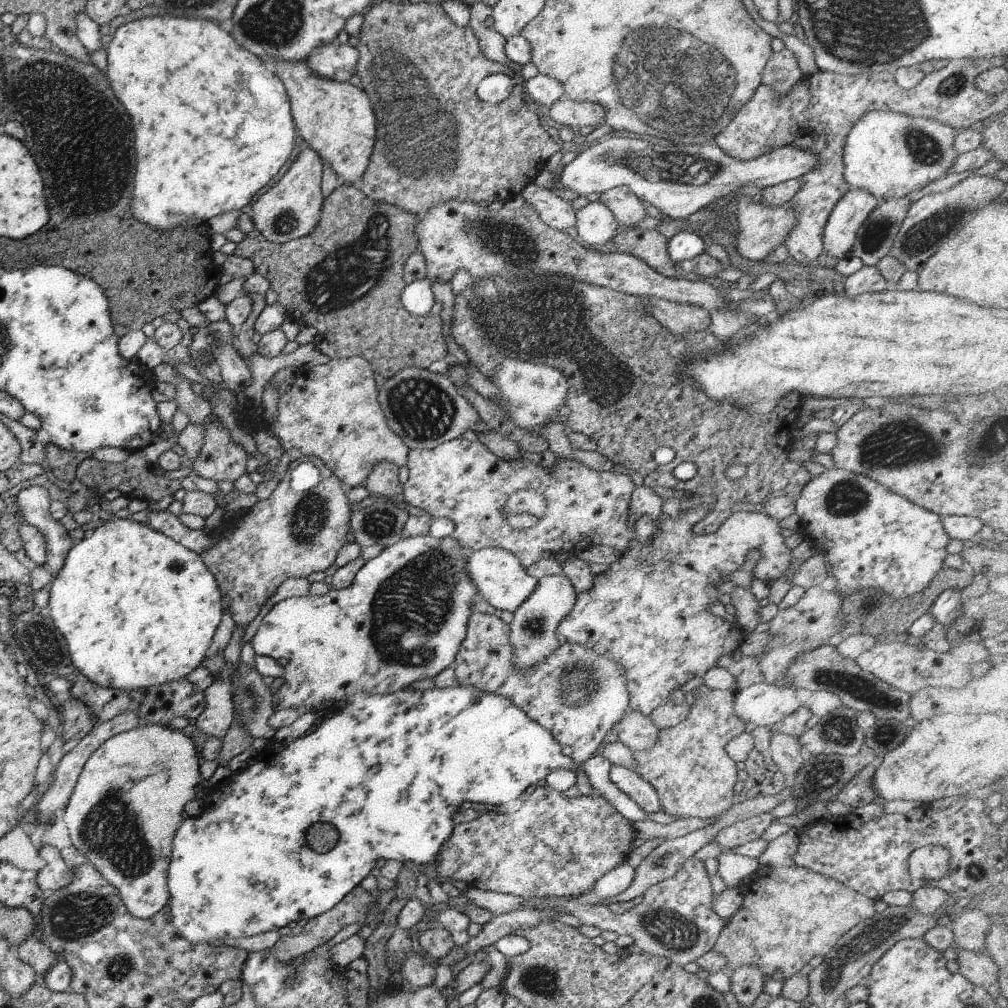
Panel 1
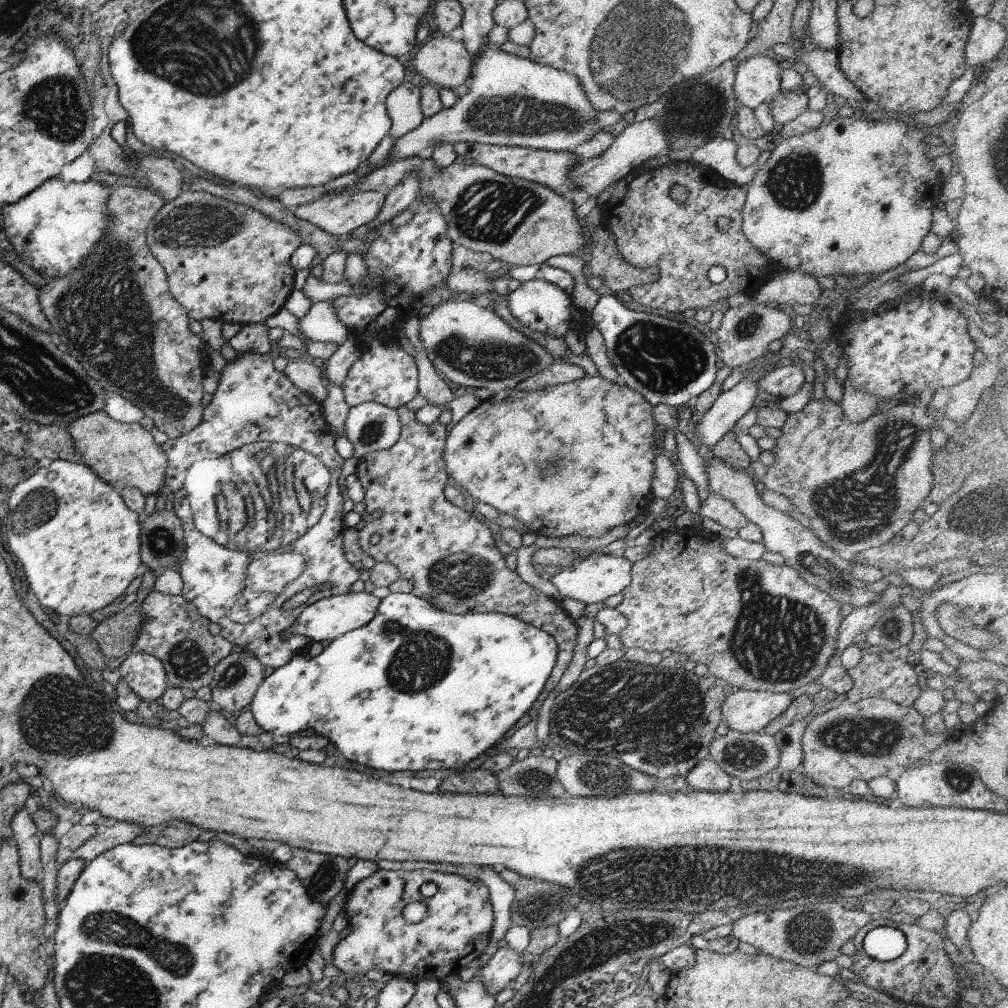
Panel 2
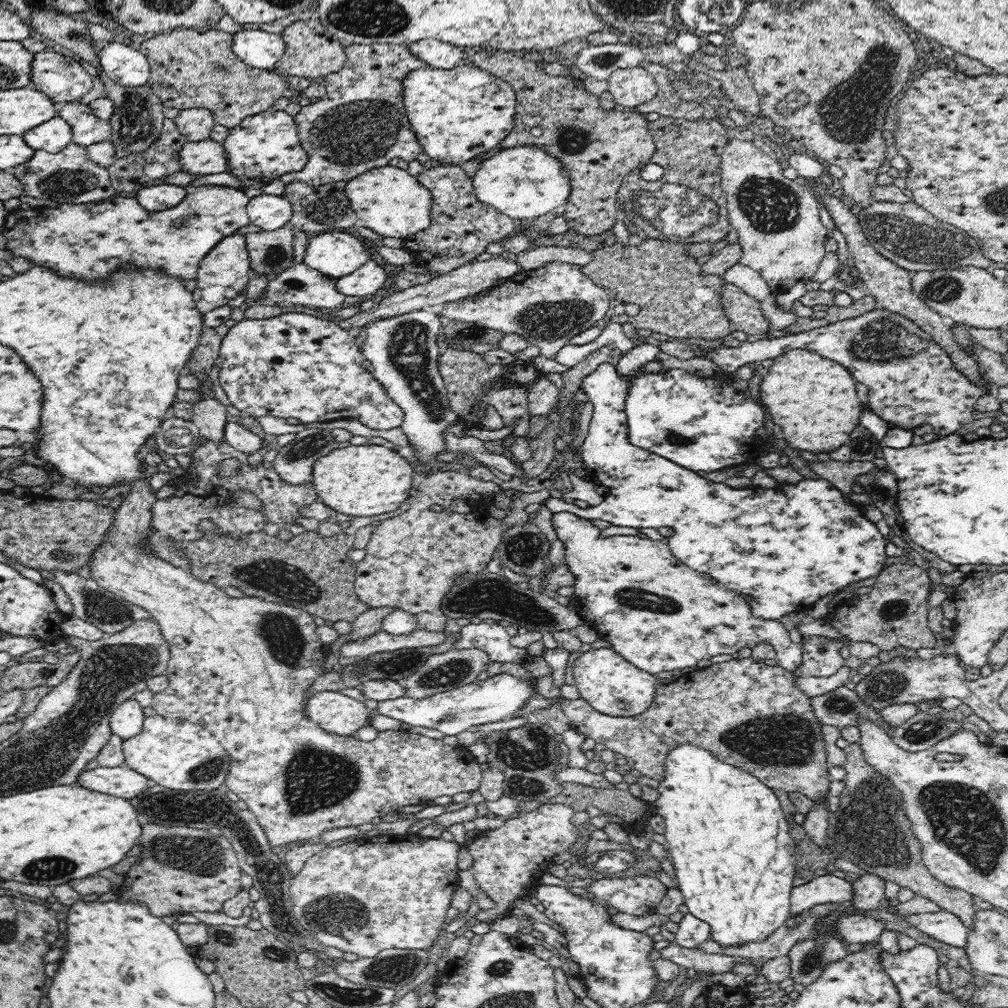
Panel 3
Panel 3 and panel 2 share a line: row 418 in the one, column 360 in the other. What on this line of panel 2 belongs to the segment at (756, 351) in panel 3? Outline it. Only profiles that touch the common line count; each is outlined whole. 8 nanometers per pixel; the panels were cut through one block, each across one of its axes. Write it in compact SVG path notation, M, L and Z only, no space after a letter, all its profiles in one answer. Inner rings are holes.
M379 870L367 876L347 892L342 911L347 919L345 928L350 932L339 940L331 952L331 966L343 974L357 973L363 975L370 969L380 970L386 975L406 981L438 980L447 974L458 974L471 961L479 959L485 952L487 942L492 934L492 908L488 891L483 882L472 882L459 874L443 874L439 870ZM433 883L436 892L429 897L421 896L421 884ZM409 902L421 902L427 908L423 920L409 924L400 916L400 909Z

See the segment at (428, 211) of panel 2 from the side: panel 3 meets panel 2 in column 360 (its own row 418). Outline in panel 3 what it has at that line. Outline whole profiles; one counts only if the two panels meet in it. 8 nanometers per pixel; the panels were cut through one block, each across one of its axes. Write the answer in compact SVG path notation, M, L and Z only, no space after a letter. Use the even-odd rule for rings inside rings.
M284 313L262 320L244 319L229 328L221 339L219 358L219 383L230 405L242 415L254 419L264 416L294 418L309 426L316 422L348 420L354 418L371 430L390 430L401 427L403 411L388 395L383 384L362 366L364 355L360 353L354 337L337 323L300 313Z

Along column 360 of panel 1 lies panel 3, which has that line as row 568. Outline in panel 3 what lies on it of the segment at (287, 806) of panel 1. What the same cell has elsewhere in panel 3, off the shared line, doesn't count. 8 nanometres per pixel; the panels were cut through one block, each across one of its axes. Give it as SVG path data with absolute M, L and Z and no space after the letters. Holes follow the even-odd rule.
M603 362L592 374L584 376L578 384L594 405L590 430L581 446L582 466L590 472L592 483L608 488L609 493L598 506L586 508L572 503L572 514L580 518L600 519L618 527L634 529L668 526L674 530L670 536L670 550L686 566L696 572L705 572L723 584L729 591L744 596L752 614L766 620L780 620L790 612L804 611L830 592L836 592L870 576L876 576L886 560L885 546L890 539L882 537L874 523L858 511L856 504L826 480L802 480L796 486L780 484L776 488L752 488L750 492L730 488L726 484L710 482L696 472L680 468L650 451L629 444L625 403L628 395L628 381L618 377L611 362Z

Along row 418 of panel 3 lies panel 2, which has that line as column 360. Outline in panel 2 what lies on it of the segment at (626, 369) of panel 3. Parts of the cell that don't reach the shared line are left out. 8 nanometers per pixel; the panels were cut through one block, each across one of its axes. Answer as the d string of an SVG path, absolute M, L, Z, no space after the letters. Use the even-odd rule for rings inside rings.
M391 593L379 602L373 617L360 628L345 632L345 634L331 640L327 648L314 656L305 658L301 652L293 654L287 664L274 669L269 677L265 678L255 690L251 706L251 716L255 724L262 731L266 731L273 737L291 736L299 732L313 732L318 736L323 736L328 743L335 744L335 748L351 762L359 762L361 766L367 768L377 768L377 770L409 770L409 772L419 772L419 770L455 770L463 768L467 762L473 760L473 756L483 754L489 750L497 740L503 738L503 734L522 718L533 706L537 699L537 694L545 687L545 680L549 678L553 671L553 666L557 662L558 645L555 640L539 628L525 624L513 616L499 613L468 613L465 615L449 614L433 608L429 602L413 596L412 593Z

